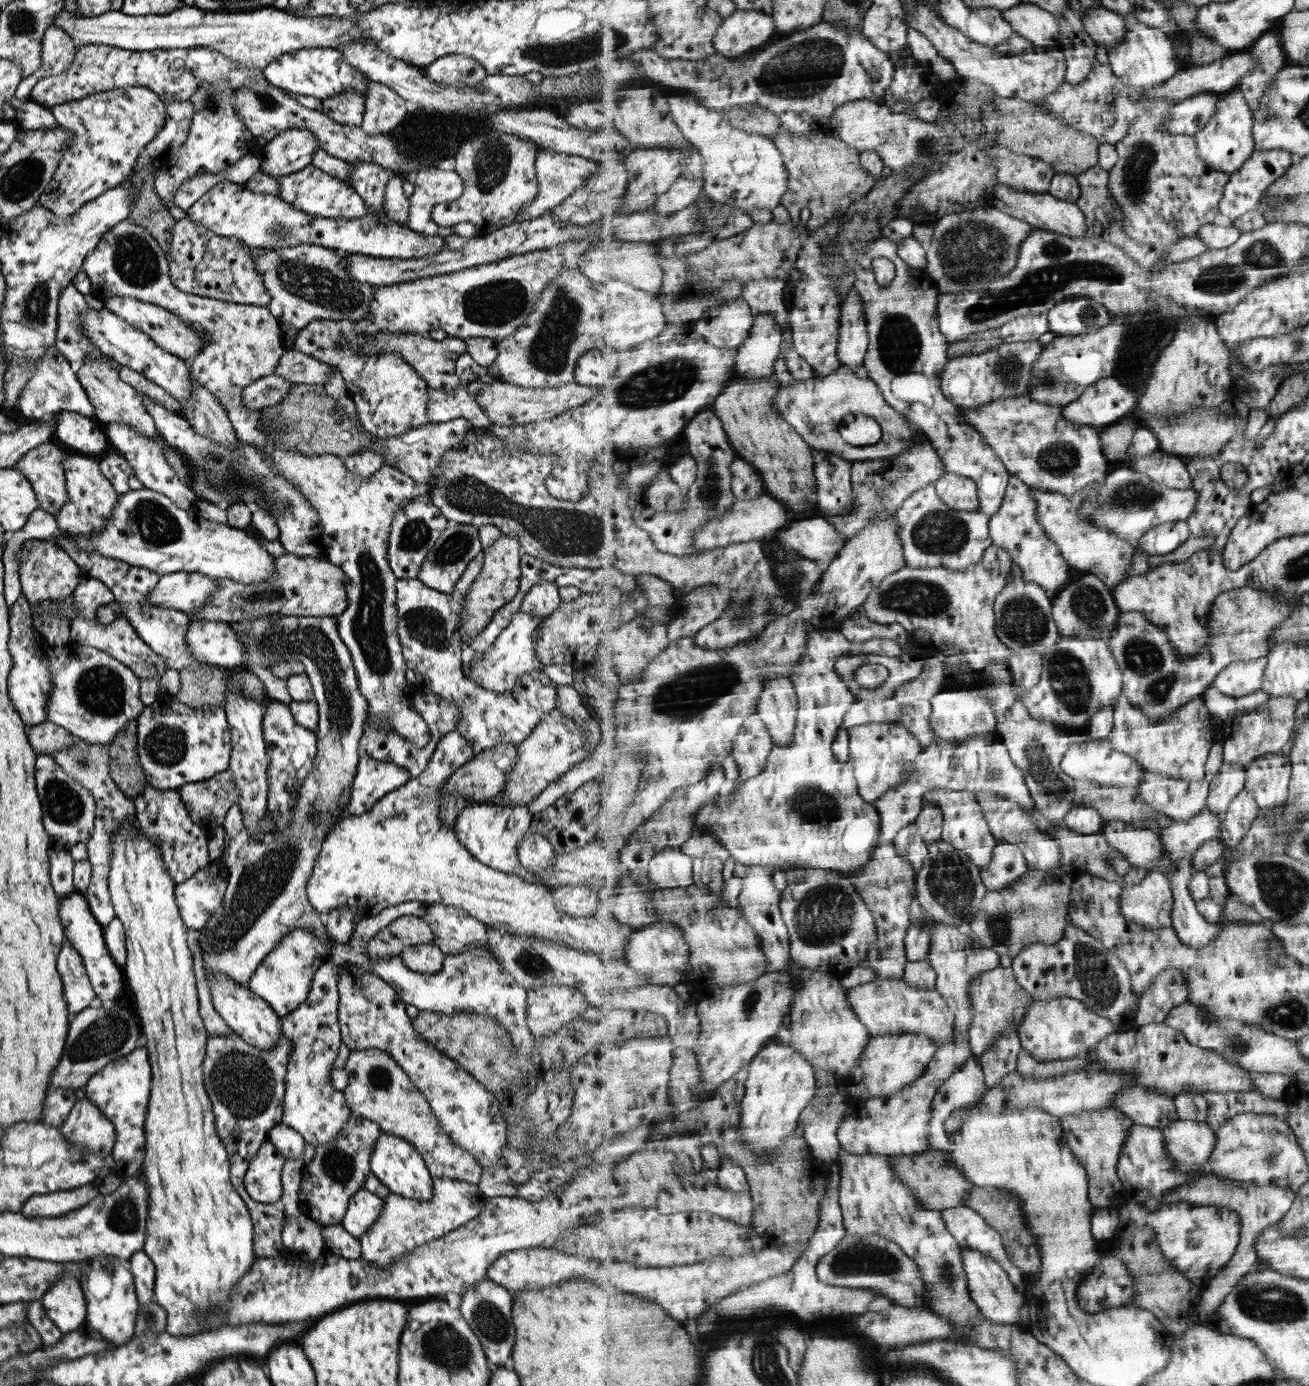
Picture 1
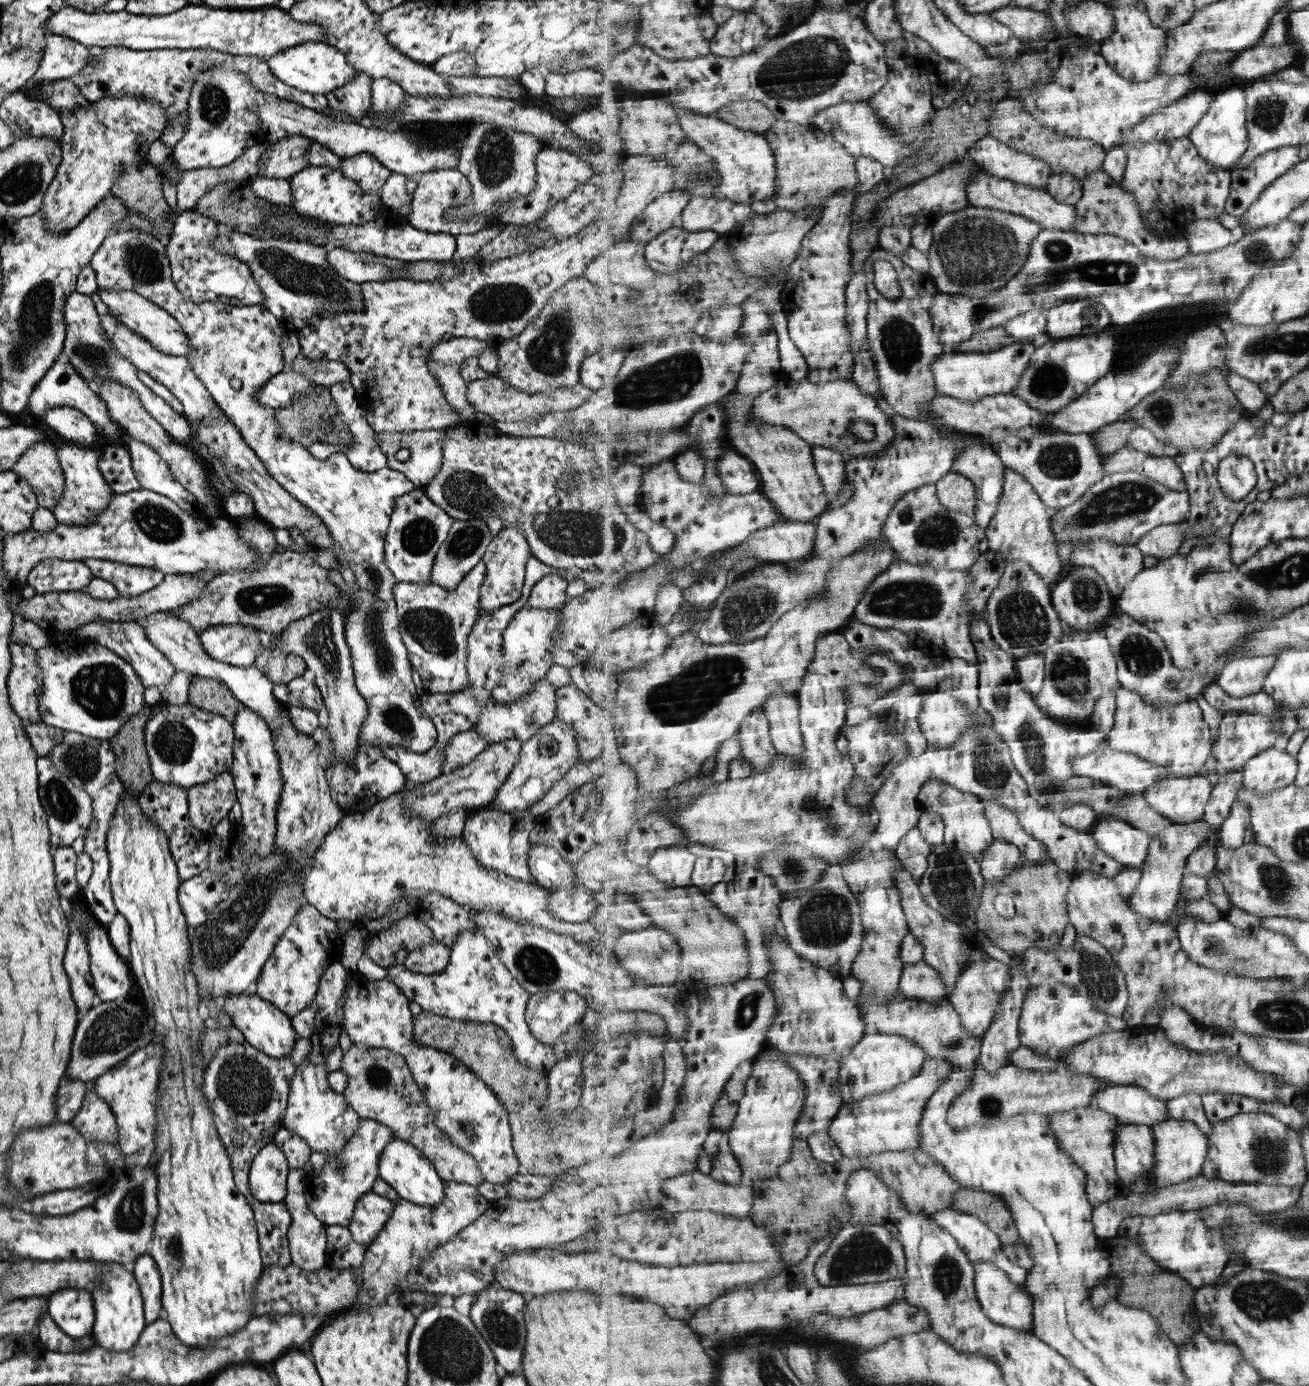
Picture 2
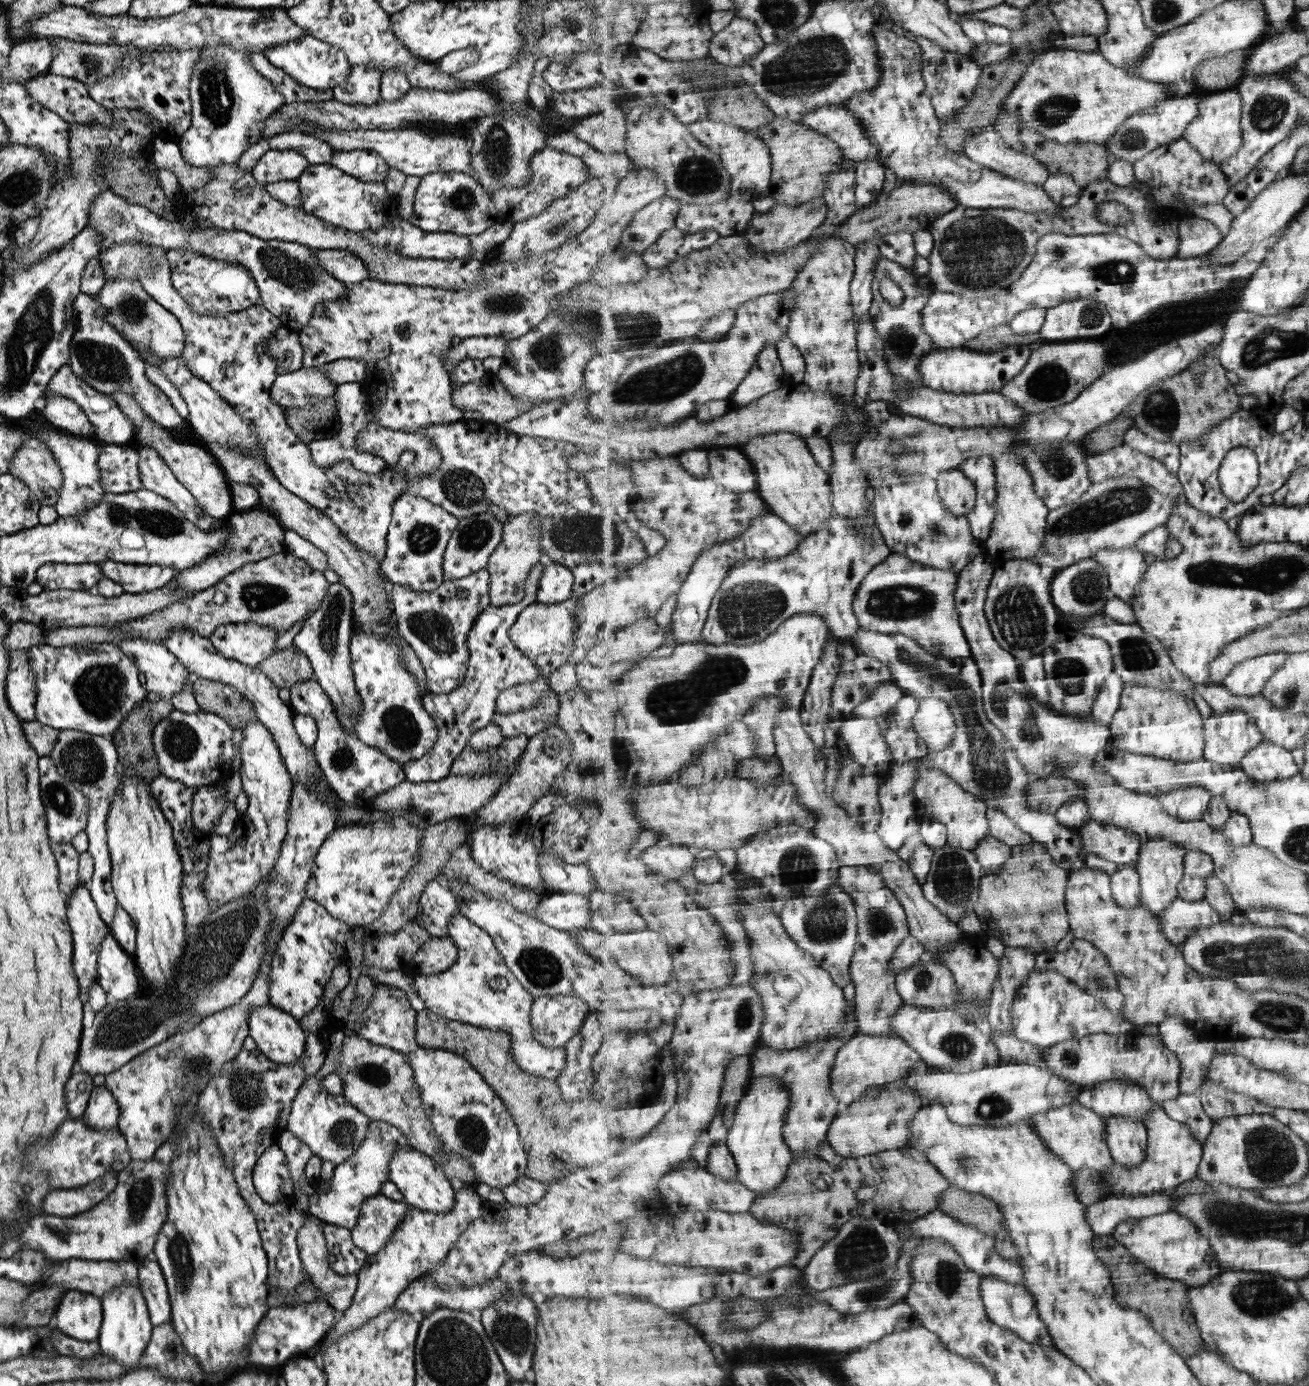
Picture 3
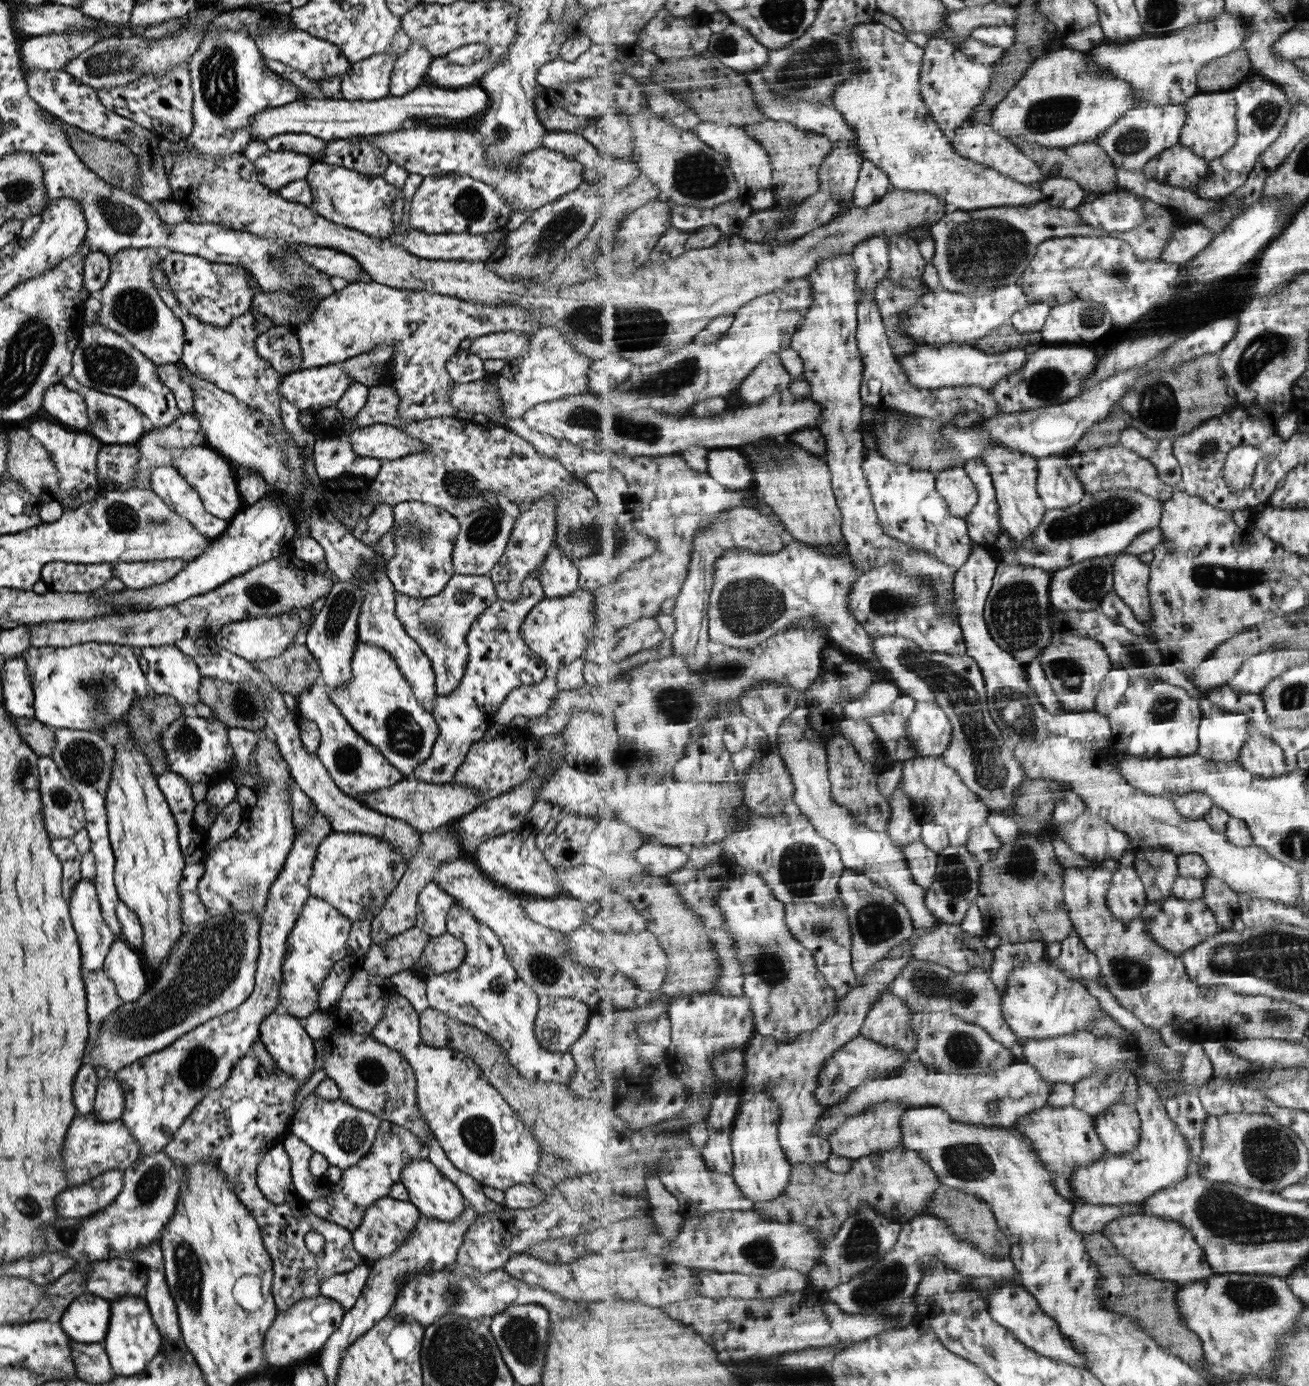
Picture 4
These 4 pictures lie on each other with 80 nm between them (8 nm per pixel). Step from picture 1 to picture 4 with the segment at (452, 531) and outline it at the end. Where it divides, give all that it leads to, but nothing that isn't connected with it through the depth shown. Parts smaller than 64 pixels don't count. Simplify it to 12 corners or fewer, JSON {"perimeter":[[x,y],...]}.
{"perimeter":[[485,505],[462,516],[454,574],[489,575],[517,516]]}

